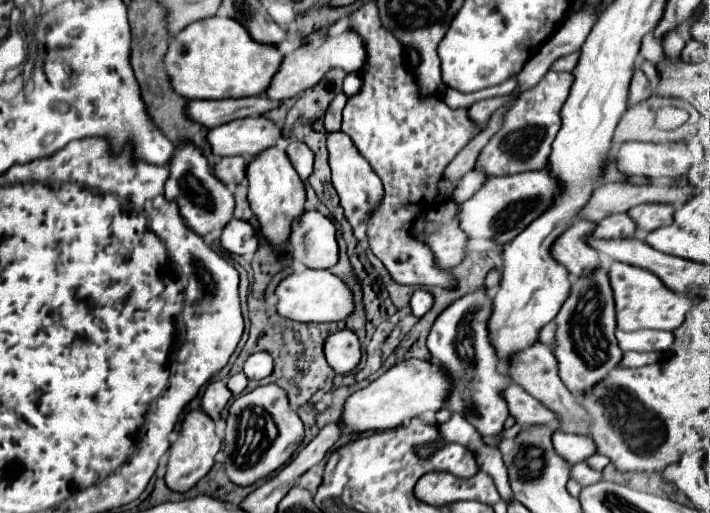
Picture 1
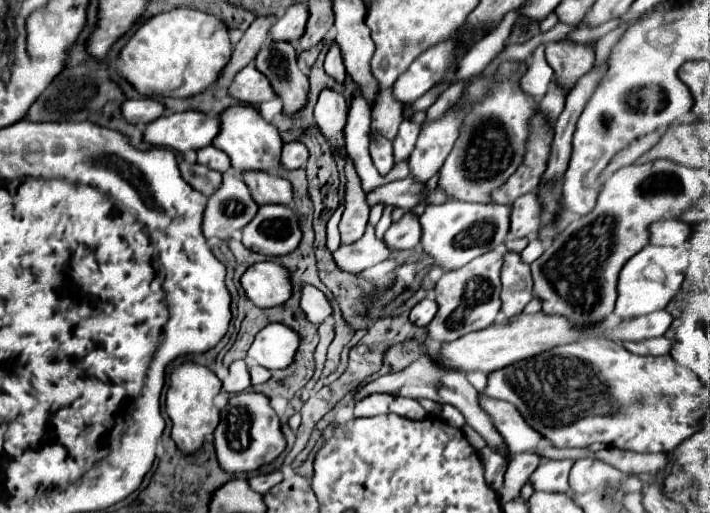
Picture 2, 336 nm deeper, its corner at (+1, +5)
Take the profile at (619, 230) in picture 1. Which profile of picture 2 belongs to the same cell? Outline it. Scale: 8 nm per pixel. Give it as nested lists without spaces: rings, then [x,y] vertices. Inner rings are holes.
[[[677,219],[655,221],[649,225],[649,243],[651,245],[685,245],[691,235],[691,225]]]

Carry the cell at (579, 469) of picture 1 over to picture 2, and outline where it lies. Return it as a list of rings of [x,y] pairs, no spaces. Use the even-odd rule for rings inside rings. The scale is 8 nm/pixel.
[[[563,459],[563,461],[547,461],[543,463],[543,467],[539,467],[539,471],[535,471],[535,475],[531,475],[531,483],[537,491],[561,491],[567,493],[569,491],[569,471],[573,467],[571,459]]]

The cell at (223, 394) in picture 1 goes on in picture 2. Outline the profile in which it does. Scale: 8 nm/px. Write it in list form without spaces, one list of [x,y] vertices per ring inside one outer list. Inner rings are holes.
[[[233,361],[229,365],[229,375],[223,379],[223,391],[227,393],[239,393],[251,385],[249,371],[245,361]]]

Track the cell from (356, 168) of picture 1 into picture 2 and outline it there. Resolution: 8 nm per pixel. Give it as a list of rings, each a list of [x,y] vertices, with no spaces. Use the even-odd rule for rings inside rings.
[[[321,91],[315,105],[315,121],[327,139],[333,151],[345,145],[345,121],[347,121],[347,103],[343,93]]]

